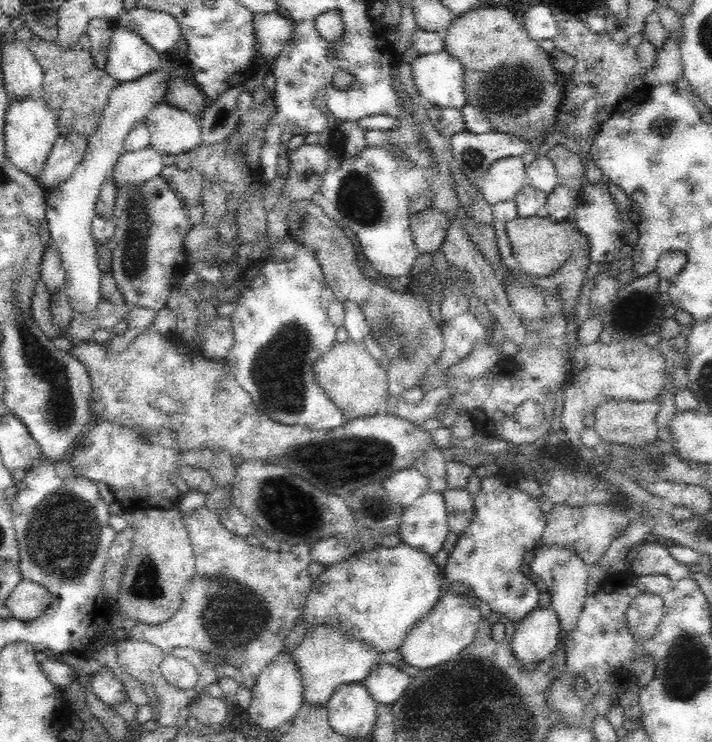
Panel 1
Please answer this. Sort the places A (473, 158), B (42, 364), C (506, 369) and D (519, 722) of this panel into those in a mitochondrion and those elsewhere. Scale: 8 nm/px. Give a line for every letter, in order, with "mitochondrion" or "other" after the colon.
A: mitochondrion
B: mitochondrion
C: other
D: mitochondrion

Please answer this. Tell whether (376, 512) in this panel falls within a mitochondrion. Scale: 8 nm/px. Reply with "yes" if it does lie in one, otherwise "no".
no

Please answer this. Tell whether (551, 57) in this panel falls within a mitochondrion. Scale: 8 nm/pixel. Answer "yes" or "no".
no

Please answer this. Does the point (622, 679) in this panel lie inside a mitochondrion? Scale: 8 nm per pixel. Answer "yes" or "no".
no

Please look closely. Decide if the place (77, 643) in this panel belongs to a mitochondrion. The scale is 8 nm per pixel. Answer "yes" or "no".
no

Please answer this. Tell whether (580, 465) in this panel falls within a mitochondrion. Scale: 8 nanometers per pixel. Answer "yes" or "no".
yes

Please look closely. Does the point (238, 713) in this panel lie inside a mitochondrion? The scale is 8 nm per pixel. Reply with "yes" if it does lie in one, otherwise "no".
no

